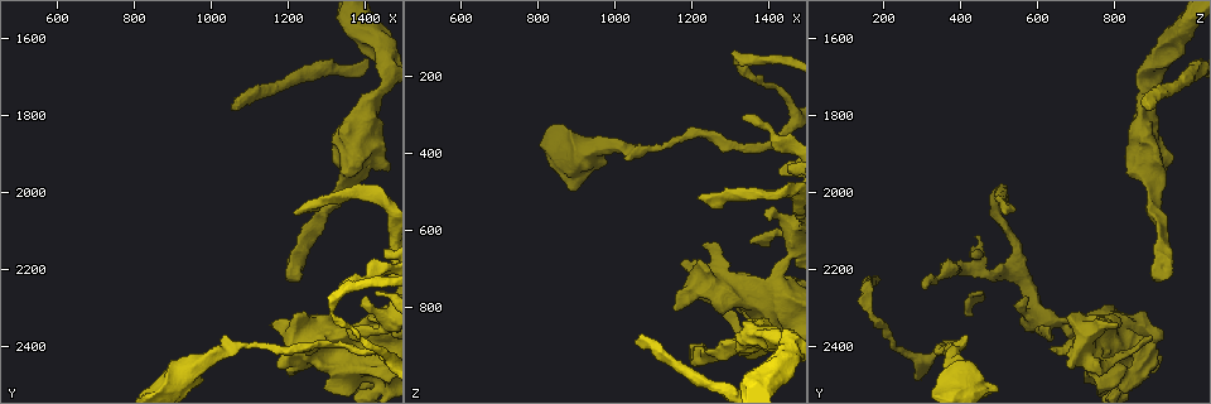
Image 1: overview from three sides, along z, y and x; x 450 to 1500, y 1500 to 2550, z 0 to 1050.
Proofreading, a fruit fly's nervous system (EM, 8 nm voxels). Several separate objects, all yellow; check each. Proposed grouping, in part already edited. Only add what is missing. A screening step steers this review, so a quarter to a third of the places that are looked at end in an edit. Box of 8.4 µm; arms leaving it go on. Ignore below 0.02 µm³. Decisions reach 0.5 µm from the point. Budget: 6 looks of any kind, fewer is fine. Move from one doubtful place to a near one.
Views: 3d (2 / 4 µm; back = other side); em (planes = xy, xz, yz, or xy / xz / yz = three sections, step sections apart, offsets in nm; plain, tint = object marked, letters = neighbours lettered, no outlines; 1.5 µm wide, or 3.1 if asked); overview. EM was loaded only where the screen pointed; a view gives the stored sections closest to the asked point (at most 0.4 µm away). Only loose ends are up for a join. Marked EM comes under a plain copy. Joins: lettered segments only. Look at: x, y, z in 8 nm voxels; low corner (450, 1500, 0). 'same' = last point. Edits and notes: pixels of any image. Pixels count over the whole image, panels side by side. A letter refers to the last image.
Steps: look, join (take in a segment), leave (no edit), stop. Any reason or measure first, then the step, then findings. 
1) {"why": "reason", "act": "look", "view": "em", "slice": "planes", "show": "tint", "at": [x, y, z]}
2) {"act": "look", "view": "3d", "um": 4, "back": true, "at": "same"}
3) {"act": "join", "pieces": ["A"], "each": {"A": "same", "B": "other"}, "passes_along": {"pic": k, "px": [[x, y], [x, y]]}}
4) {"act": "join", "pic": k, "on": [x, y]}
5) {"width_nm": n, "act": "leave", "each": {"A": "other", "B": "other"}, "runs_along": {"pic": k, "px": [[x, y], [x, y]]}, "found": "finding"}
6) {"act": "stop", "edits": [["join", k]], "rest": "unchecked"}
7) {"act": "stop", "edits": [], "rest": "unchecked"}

{"act": "look", "view": "3d", "um": 4, "at": [1235, 2410, 635]}

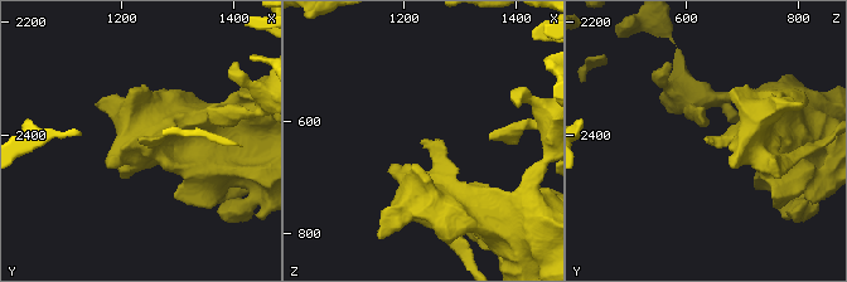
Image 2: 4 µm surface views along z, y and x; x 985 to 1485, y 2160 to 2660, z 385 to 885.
{"act": "look", "view": "em", "slice": "planes", "show": "letters", "at": [1230, 2400, 635]}

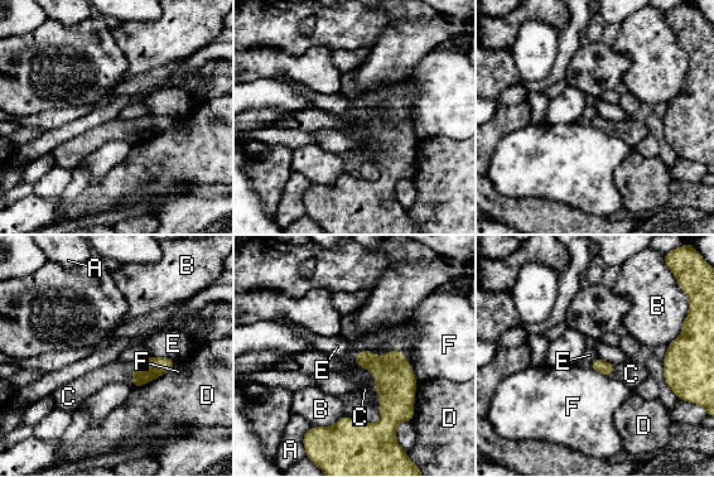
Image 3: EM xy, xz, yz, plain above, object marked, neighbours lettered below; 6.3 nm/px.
{"act": "join", "pieces": ["C"], "each": {"A": "other", "B": "other", "C": "same", "D": "other", "E": "other", "F": "other"}, "found": "it goes on there"}

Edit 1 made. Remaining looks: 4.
{"act": "look", "view": "overview"}

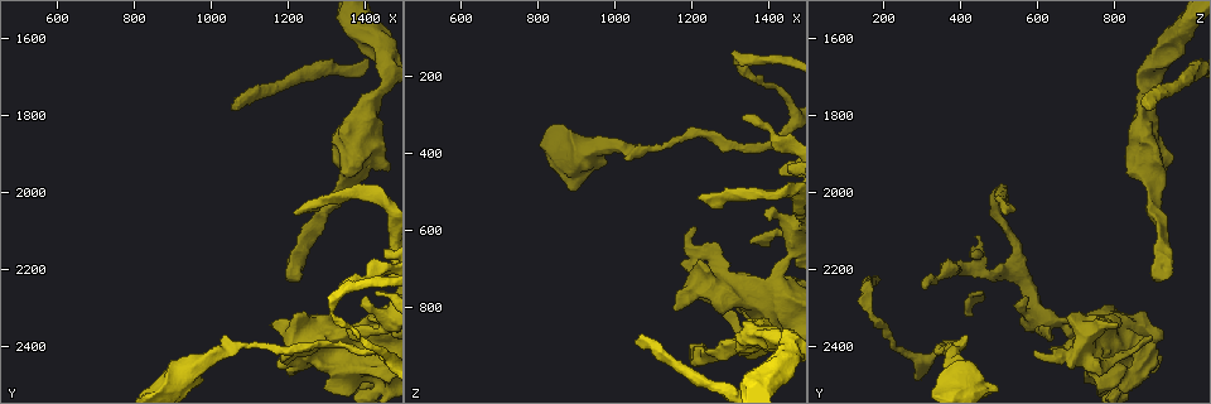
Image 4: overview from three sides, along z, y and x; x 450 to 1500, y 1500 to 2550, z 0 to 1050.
{"why": "free end", "act": "look", "view": "3d", "um": 4, "at": [1060, 1780, 895]}

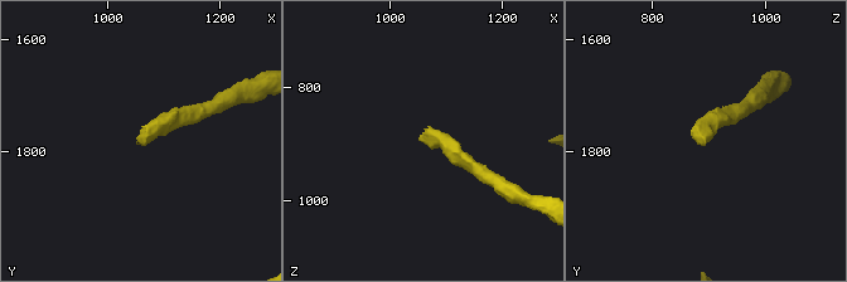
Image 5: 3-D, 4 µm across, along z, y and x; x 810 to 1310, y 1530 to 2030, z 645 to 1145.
{"why": "now the EM", "act": "look", "view": "em", "slice": "planes", "show": "tint", "at": [1055, 1780, 890]}

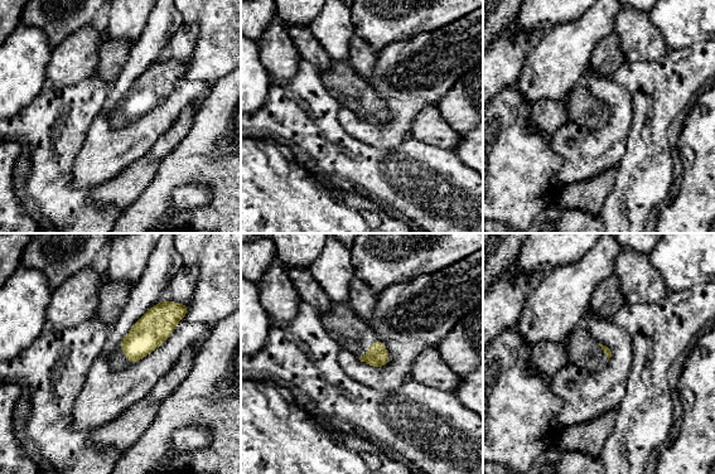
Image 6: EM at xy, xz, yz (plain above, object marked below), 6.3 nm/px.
{"act": "look", "view": "em", "slice": "planes", "show": "letters", "at": "same"}

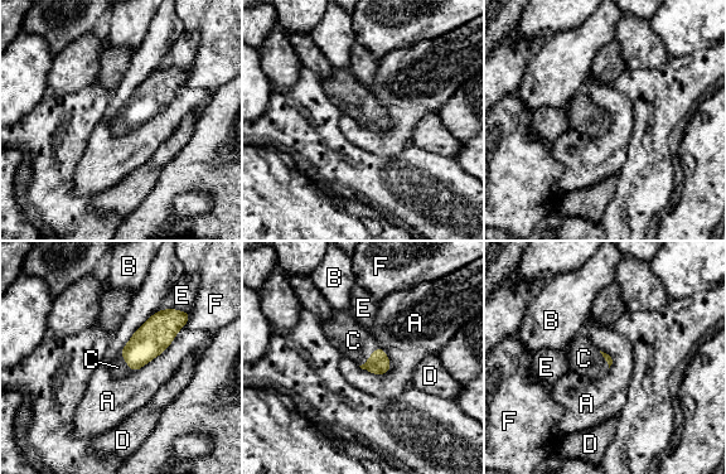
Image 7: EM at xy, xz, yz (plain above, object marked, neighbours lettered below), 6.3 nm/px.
{"longest_contact_nm": ["A", 460], "act": "join", "pieces": ["C"], "each": {"A": "other", "B": "other", "C": "same", "D": "other", "E": "other", "F": "other"}, "passes_along": {"pic": 7, "px": [[378, 363], [369, 357], [353, 341]]}, "found": "it goes on there"}

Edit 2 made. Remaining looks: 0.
{"act": "stop", "edits": [["join", 3], ["join", 7]], "rest": "unchecked"}

